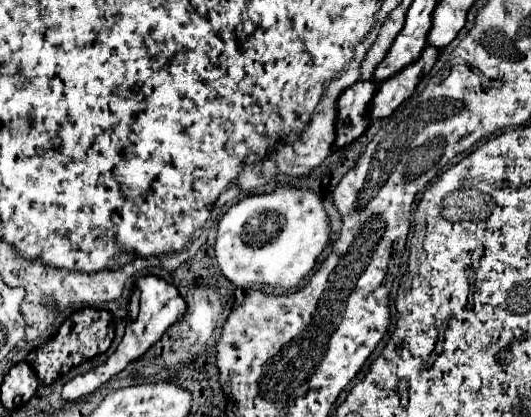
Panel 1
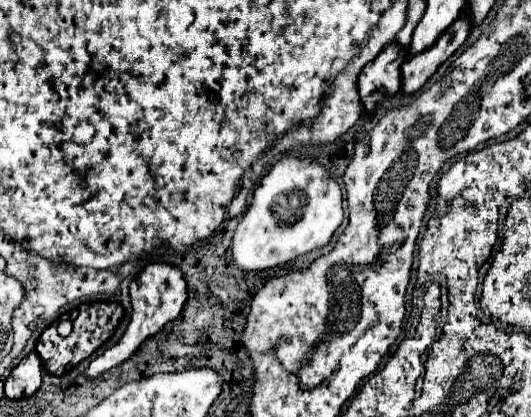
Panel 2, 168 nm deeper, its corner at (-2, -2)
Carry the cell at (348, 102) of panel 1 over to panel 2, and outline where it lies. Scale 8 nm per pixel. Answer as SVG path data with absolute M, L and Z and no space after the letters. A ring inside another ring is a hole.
M391 42L359 76L359 94L365 112L373 112L375 104L387 94L401 90L401 64L407 60L407 48Z

